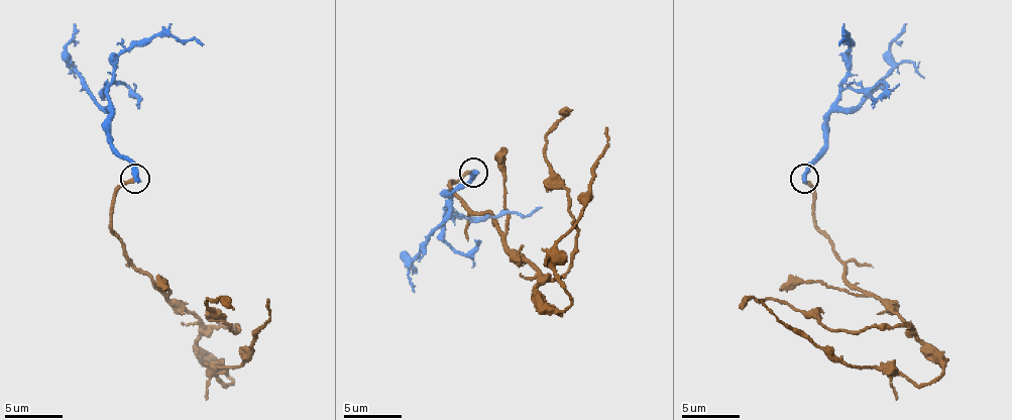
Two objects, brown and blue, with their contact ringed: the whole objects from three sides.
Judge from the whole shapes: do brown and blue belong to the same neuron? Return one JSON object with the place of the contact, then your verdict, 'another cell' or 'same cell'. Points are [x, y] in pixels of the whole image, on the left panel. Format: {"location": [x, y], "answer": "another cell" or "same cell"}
{"location": [135, 178], "answer": "another cell"}

